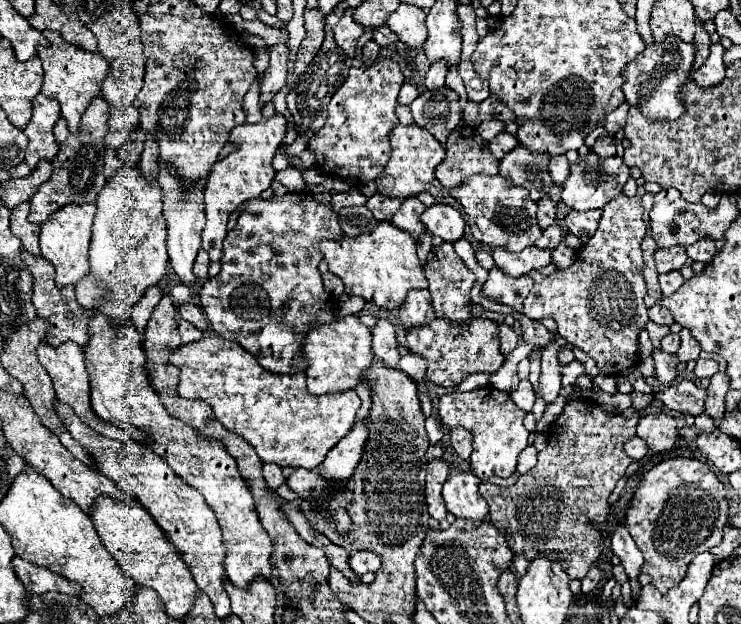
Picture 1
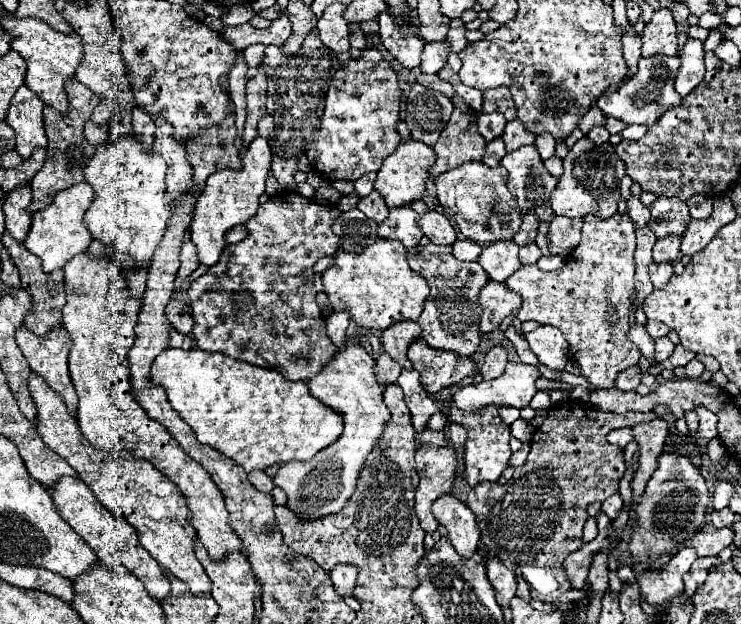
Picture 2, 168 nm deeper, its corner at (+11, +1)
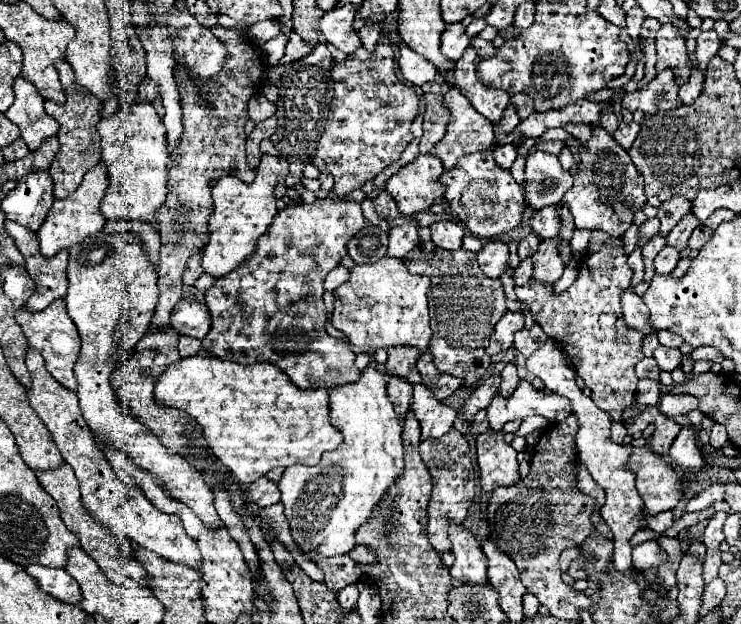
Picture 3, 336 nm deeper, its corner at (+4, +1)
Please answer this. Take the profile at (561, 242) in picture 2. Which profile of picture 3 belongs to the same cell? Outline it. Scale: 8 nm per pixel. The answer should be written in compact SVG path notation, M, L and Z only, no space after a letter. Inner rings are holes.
M552 238L552 240L544 240L538 248L538 252L532 256L532 262L534 262L534 270L532 270L532 278L540 284L552 284L556 282L562 272L564 272L564 264L562 264L562 258L558 256L558 240Z

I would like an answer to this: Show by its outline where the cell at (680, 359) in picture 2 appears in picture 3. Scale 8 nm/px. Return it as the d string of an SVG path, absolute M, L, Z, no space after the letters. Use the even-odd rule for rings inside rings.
M702 346L702 348L696 348L690 356L684 356L682 360L710 360L710 362L722 362L724 360L724 354L718 350L718 348L714 348L714 346Z

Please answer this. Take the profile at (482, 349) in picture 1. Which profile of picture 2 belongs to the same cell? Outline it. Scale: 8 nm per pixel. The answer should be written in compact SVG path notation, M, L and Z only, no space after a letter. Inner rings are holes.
M417 338L417 342L411 342L409 360L421 374L421 386L429 394L435 394L451 384L459 384L463 378L473 376L477 370L473 356L457 356L455 352L429 348L421 338Z

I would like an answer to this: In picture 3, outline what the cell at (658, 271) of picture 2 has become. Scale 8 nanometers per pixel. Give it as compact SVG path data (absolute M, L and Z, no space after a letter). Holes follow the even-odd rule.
M666 244L666 248L654 260L656 274L670 274L676 268L678 260L680 260L680 252L676 248L672 248L672 246Z

